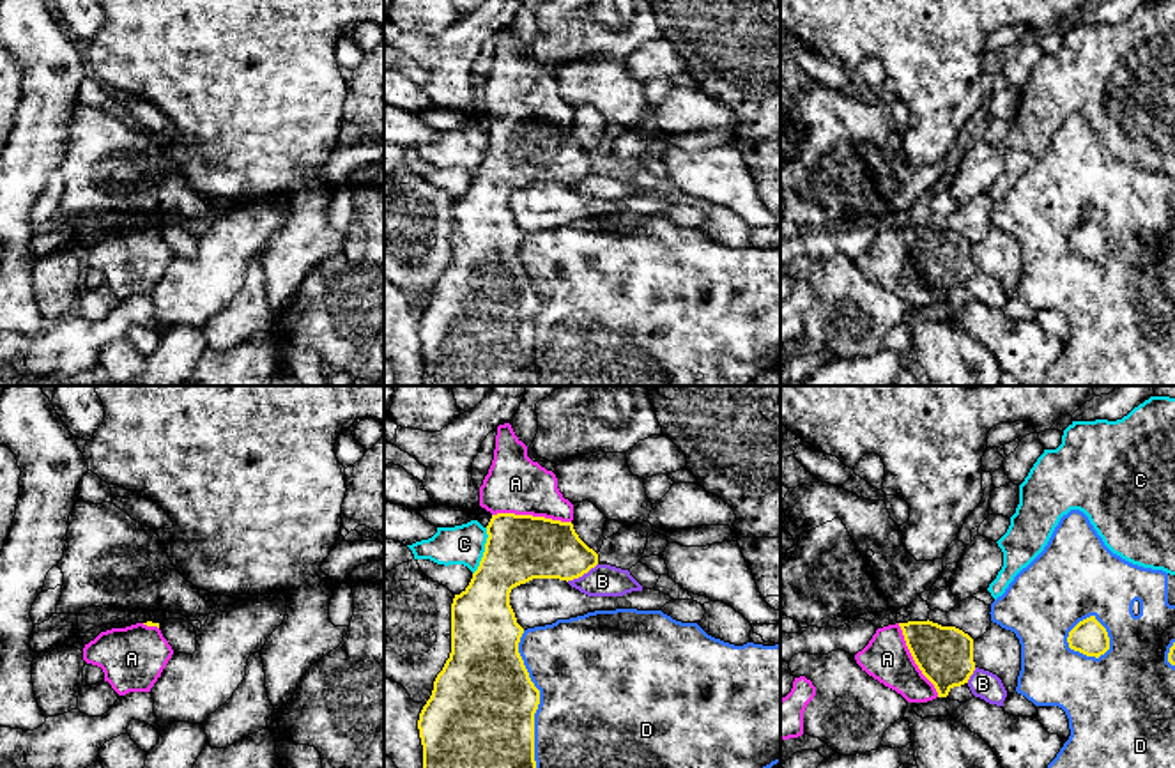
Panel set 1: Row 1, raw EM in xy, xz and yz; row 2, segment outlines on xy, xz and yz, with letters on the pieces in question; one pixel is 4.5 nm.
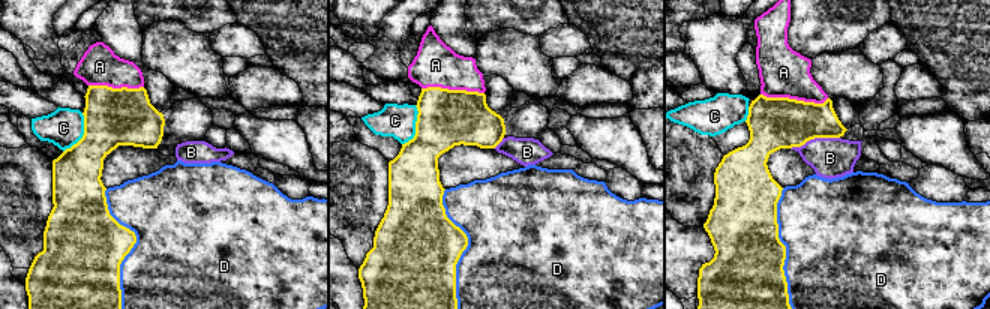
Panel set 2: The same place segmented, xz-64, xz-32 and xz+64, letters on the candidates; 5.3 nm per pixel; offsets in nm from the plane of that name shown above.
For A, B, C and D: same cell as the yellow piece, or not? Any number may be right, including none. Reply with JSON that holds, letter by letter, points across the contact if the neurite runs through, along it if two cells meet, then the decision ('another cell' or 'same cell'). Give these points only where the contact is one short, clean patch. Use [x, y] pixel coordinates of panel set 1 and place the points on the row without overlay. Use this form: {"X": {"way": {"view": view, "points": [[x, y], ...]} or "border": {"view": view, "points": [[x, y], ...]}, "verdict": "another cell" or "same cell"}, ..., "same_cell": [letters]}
{"A": {"way": {"view": "xz", "points": [[521, 151], [531, 138], [531, 119], [515, 87]]}, "verdict": "same cell"}, "B": {"border": {"view": "xz", "points": [[597, 167], [567, 184]]}, "verdict": "another cell"}, "C": {"verdict": "another cell"}, "D": {"verdict": "another cell"}, "same_cell": ["A"]}

